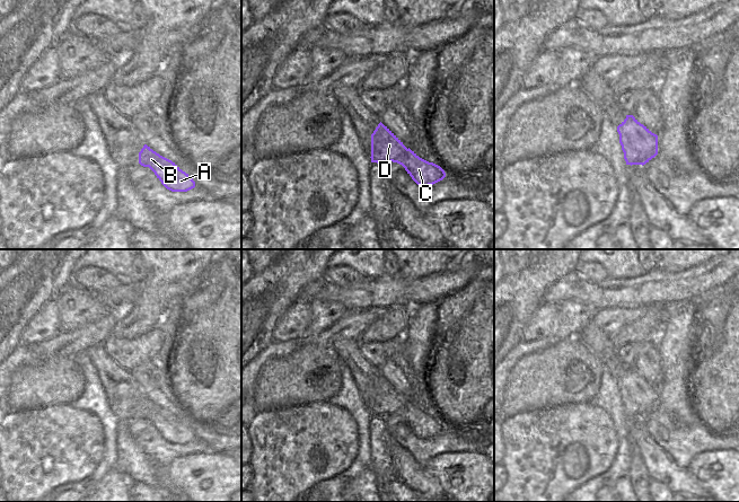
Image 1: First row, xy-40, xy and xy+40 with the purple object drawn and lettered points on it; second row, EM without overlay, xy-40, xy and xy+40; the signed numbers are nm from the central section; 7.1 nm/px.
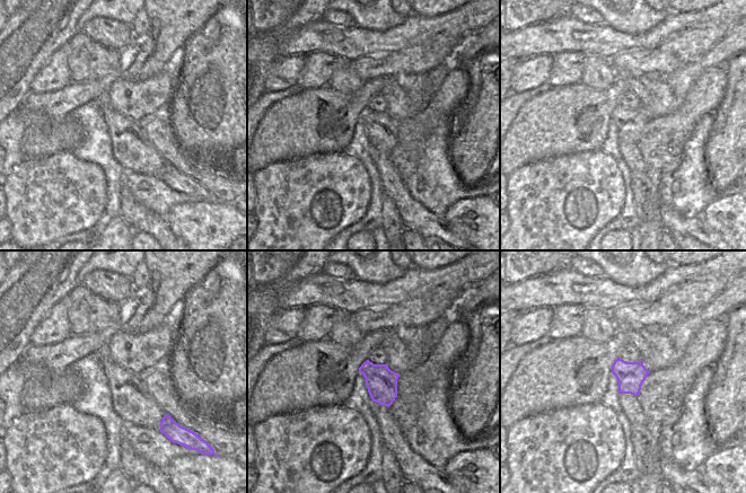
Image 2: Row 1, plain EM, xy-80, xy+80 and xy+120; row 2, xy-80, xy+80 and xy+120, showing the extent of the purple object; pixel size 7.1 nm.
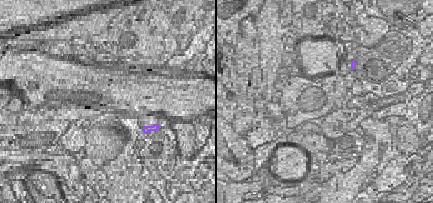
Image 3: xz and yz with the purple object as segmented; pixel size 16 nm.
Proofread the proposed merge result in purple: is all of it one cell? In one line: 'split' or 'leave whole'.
leave whole

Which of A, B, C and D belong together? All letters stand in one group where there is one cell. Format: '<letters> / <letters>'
A B C D

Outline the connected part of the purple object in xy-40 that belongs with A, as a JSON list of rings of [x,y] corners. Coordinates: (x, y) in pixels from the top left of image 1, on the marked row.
[[[147,144],[139,152],[139,164],[149,167],[161,184],[171,192],[187,192],[195,187],[195,182],[188,174]]]

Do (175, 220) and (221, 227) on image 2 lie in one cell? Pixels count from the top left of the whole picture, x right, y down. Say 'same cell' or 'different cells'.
same cell

